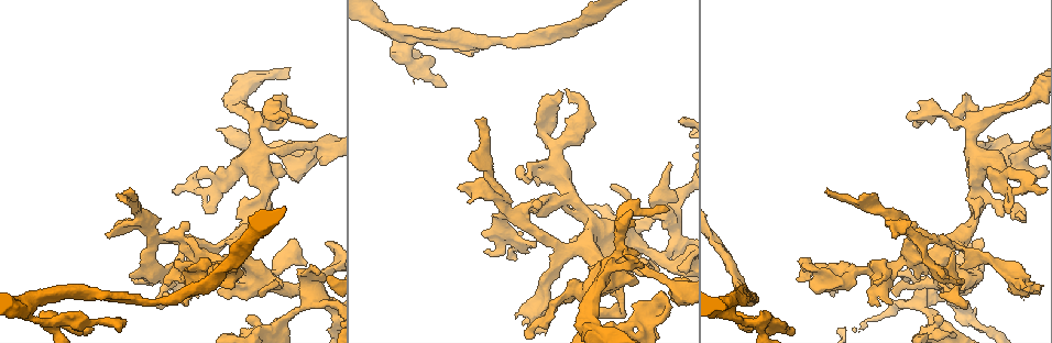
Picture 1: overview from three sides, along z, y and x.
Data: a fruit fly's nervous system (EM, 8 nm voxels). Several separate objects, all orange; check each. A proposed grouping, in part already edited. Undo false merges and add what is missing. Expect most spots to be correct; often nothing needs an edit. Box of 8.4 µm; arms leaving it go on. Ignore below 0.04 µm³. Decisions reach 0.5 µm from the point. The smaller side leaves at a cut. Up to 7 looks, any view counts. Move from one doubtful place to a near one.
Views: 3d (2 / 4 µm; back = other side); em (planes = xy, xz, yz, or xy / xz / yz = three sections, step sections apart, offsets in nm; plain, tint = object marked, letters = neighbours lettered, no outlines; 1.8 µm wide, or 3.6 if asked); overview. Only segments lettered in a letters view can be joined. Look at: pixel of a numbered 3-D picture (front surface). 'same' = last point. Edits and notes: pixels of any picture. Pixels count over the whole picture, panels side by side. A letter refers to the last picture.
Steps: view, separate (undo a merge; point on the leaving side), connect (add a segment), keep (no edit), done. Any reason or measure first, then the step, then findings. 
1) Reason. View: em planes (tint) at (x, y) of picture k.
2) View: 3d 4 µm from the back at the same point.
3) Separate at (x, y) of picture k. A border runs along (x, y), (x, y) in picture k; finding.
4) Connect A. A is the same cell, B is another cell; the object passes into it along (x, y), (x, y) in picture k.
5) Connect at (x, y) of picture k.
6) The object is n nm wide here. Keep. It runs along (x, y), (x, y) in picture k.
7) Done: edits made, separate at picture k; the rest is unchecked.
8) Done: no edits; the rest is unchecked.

Abrupt turn. View: em planes (letters) at (972, 159) of picture 1.

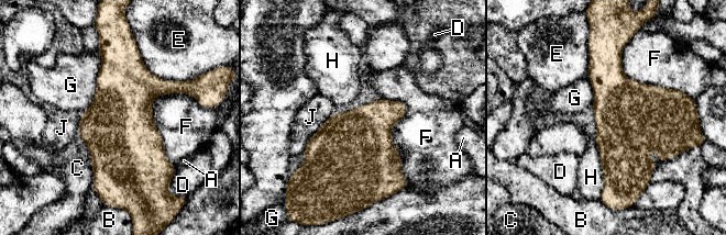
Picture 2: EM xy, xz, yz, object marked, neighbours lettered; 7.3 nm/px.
The object is 480 nm wide here. Keep. A, B, C, D, E, F, G, H and J are other cells; a border runs along (594, 141), (603, 172), (601, 196) in picture 2; continuous, no second cell.

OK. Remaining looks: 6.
Four arms meet. View: em xy step 8 (tint) at (660, 256) of picture 1.

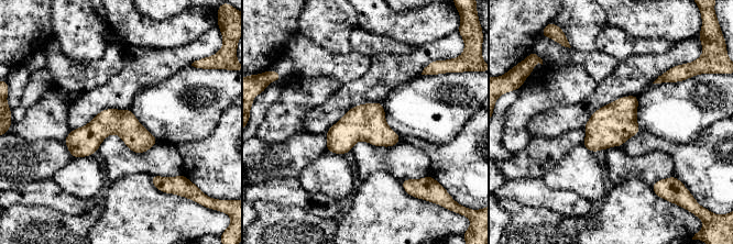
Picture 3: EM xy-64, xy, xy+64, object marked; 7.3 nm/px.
View: em planes (tint) at the same point.

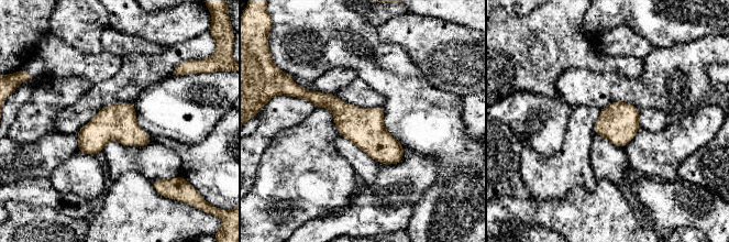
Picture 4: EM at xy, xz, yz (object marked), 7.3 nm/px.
View: em planes (letters) at the same point.

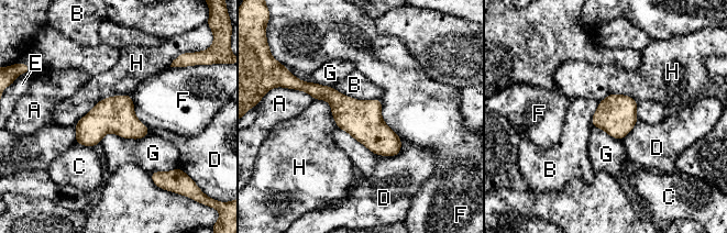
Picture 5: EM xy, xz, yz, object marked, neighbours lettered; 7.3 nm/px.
Keep. A, B, C, D, E, F, G and H are other cells; continuous, no second cell.

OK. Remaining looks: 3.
Sharp bend. View: em planes (plain) at (674, 288) of picture 1.

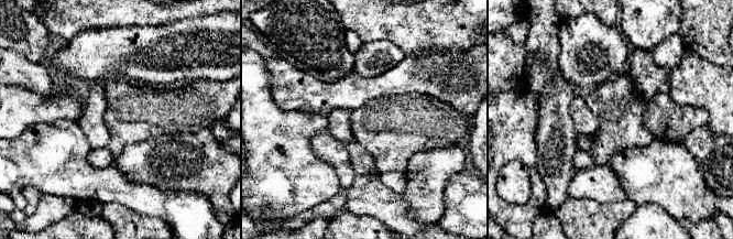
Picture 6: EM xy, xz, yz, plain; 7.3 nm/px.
View: em planes (letters) at the same point.

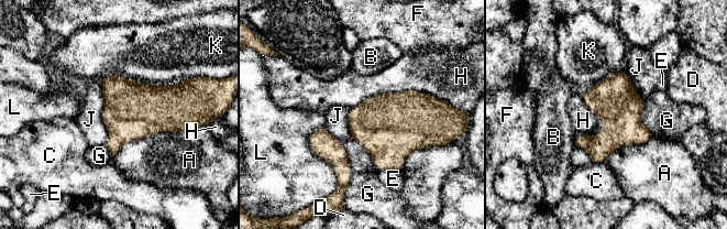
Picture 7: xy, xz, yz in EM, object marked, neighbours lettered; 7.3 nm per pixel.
The object is 320 nm wide here. Keep. A, B, C, D, E, F, G, H, J, K and L are other cells; a border runs along (437, 97), (384, 93), (351, 109) in picture 7; all the same cell.

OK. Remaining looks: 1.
Done: no edits; the rest is unchecked.

